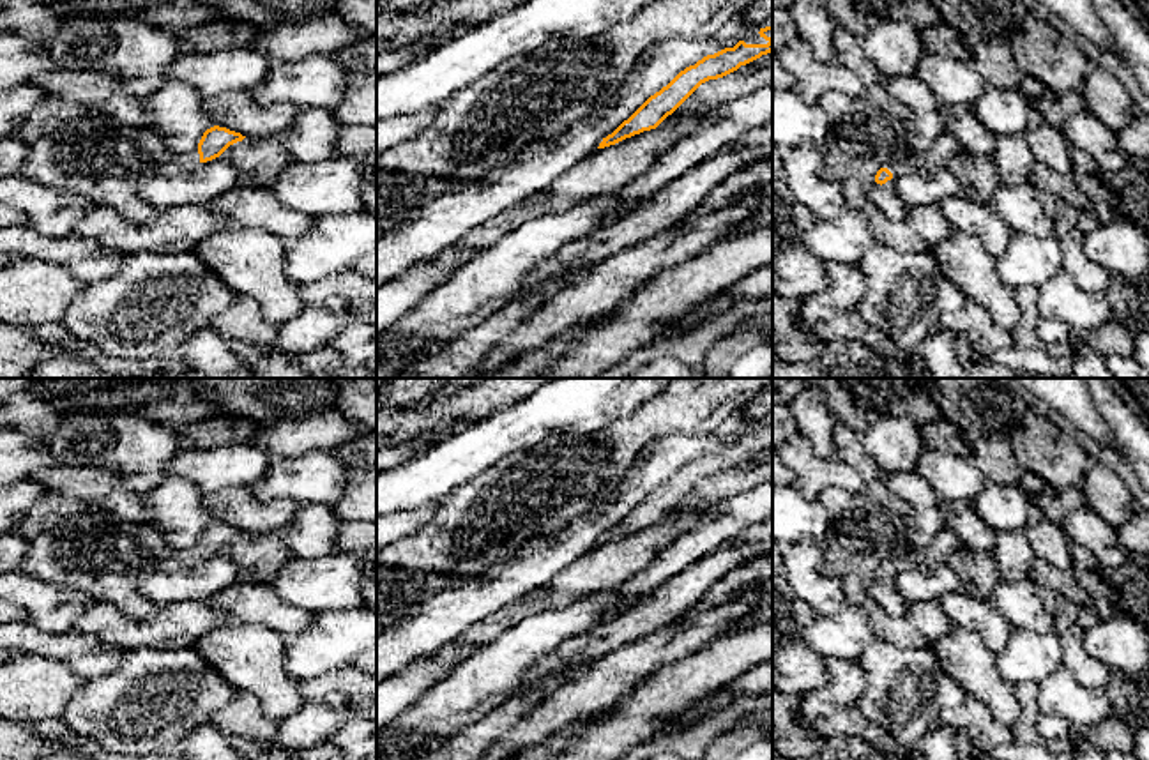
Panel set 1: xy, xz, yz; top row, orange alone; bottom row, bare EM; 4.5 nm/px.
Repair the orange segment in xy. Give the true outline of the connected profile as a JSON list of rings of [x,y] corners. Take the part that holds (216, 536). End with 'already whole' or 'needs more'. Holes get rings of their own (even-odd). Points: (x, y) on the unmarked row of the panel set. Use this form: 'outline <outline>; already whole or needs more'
outline [[[214,521],[207,525],[198,543],[186,550],[173,550],[164,557],[161,571],[171,571],[179,566],[219,553],[230,541],[242,537],[246,532],[226,523]]]; needs more

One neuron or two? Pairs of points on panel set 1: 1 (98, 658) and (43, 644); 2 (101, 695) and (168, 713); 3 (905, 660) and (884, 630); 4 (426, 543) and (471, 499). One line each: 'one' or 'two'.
1: one
2: one
3: two
4: one

